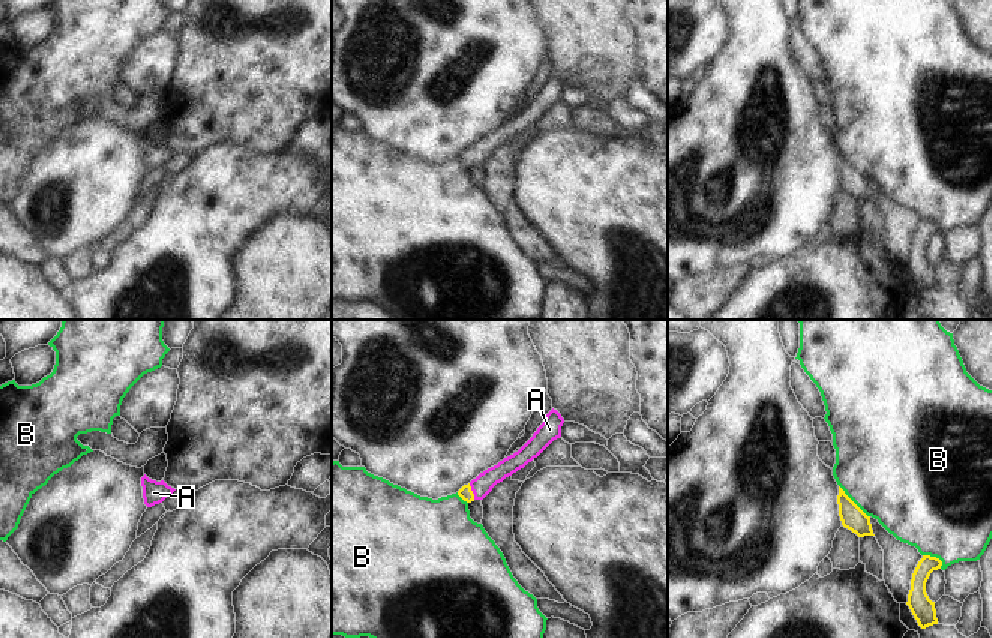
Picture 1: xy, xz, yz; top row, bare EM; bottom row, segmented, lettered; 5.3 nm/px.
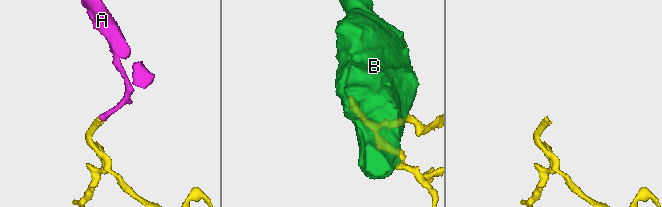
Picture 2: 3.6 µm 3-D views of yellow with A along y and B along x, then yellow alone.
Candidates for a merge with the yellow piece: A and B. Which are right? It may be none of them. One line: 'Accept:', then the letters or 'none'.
Accept: A

